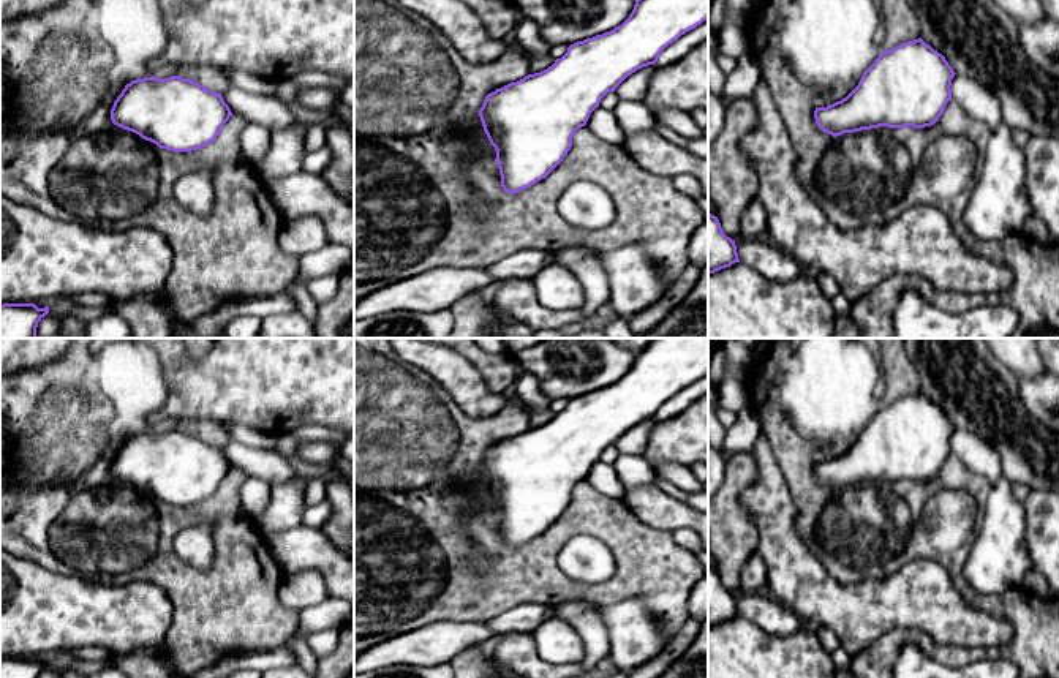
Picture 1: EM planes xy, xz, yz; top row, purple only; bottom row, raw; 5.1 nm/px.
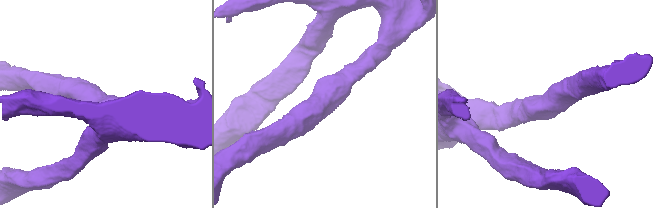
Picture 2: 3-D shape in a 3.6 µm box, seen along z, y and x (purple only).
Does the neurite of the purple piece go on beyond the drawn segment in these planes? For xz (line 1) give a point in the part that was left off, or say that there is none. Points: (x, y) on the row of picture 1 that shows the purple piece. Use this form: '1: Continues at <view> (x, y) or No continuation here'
1: No continuation here

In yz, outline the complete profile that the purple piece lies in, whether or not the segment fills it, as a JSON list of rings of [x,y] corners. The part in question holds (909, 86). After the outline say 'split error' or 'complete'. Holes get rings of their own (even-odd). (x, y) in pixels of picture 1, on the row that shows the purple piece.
[[[921,38],[903,43],[880,52],[874,63],[863,73],[858,85],[841,101],[827,107],[816,107],[817,126],[833,137],[879,126],[925,128],[934,125],[952,101],[953,68],[945,57]]] | complete

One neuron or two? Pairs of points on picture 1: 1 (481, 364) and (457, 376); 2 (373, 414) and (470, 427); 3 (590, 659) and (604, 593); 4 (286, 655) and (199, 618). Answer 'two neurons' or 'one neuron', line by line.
1: two neurons
2: one neuron
3: two neurons
4: two neurons

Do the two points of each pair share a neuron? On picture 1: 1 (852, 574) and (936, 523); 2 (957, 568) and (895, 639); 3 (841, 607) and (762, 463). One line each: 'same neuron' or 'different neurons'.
1: same neuron
2: same neuron
3: same neuron

